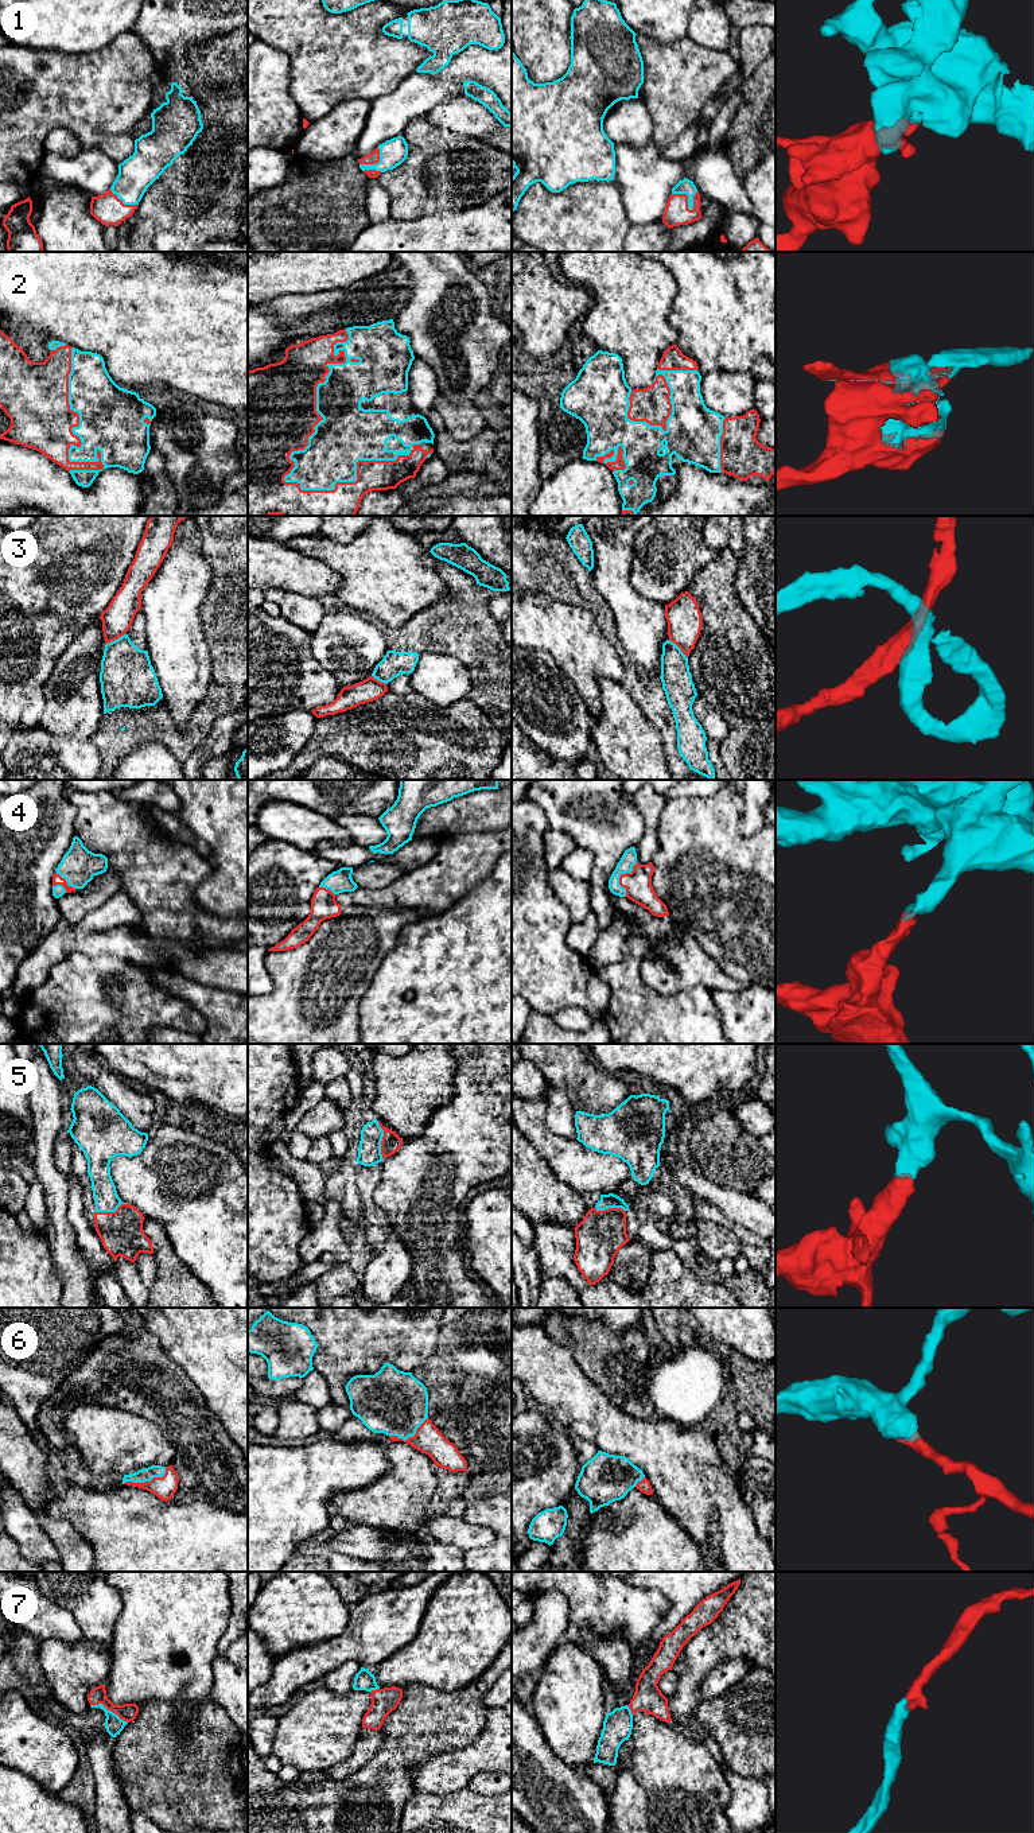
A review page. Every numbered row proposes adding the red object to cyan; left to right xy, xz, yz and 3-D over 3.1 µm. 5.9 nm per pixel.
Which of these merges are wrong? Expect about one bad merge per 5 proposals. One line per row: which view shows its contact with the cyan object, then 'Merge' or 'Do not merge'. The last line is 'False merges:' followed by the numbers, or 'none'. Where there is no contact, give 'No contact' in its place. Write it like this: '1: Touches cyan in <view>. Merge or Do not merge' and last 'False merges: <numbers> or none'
1: Touches cyan in yz. Merge
2: Touches cyan in xz. Merge
3: Touches cyan in yz. Merge
4: Touches cyan in yz. Merge
5: Touches cyan in xz. Merge
6: Touches cyan in xy. Merge
7: Touches cyan in xy. Merge
False merges: none

